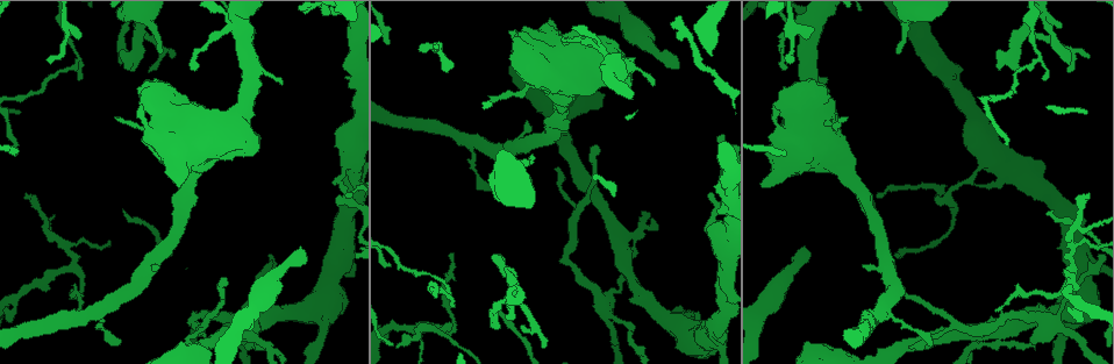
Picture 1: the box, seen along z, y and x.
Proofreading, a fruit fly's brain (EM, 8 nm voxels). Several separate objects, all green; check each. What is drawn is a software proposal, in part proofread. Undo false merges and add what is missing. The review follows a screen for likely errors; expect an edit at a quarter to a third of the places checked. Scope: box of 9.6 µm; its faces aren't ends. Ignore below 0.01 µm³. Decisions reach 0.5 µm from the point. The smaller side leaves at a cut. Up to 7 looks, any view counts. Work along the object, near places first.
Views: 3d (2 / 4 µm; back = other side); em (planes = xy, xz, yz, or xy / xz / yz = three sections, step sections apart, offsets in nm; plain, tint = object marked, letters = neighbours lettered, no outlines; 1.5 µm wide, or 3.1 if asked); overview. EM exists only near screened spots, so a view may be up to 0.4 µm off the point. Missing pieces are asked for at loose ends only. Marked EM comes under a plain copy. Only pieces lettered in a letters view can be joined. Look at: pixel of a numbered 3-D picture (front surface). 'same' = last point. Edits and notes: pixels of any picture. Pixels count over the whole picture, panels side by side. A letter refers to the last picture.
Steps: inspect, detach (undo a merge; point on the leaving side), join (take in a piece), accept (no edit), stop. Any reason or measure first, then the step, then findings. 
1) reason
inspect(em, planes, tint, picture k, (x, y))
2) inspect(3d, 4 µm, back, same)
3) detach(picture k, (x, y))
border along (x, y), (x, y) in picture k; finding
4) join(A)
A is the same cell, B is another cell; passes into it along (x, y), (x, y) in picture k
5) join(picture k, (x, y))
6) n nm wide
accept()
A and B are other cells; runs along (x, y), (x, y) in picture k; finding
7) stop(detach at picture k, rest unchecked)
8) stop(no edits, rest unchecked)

sudden change in width
inspect(em, planes, letters, picture 1, (268, 344))

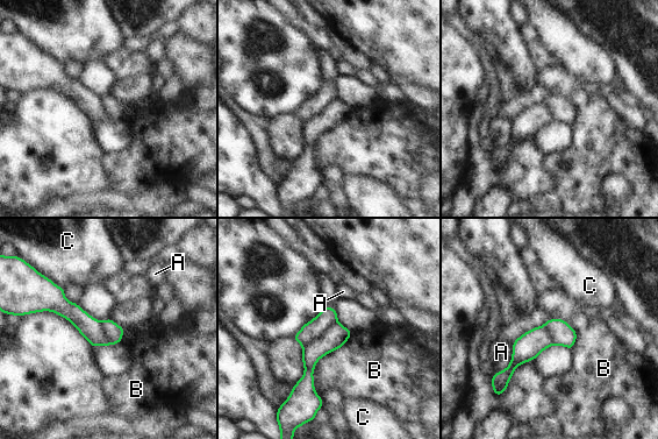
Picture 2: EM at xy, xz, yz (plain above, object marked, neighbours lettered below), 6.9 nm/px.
170 nm wide
detach(picture 2, (335, 337))
A, B and C are other cells; the part that leaves runs along (336, 325), (309, 359), (316, 398) in picture 2; a second cell is stuck on

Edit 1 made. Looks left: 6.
free end
inspect(3d, 4 µm, picture 1, (671, 63))

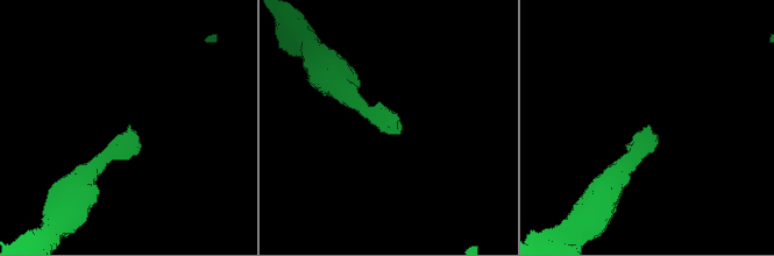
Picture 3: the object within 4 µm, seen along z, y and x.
now the EM
inspect(em, planes, letters, picture 3, (394, 130))

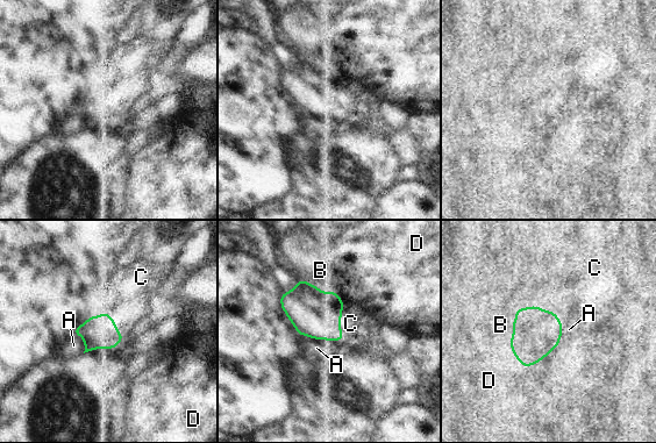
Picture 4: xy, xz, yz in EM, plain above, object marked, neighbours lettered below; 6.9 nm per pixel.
220 nm wide
join(C)
C is the same cell, A, B and D are other cells; passes into it along (313, 313), (340, 322), (350, 323) in picture 4; it goes on there

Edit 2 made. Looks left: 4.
see it whole again
inspect(overview)

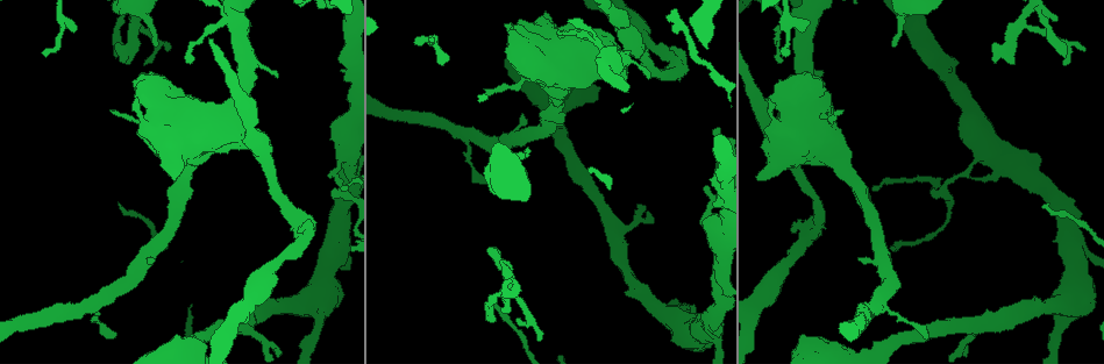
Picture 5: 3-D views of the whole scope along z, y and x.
narrows sharply
inspect(3d, 4 µm, picture 5, (97, 323))

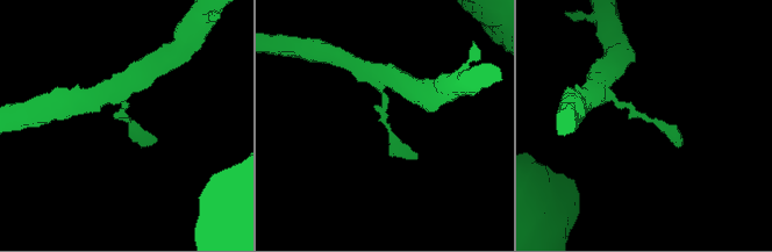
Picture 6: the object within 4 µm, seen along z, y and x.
inspect(em, planes, letters, picture 6, (654, 122))

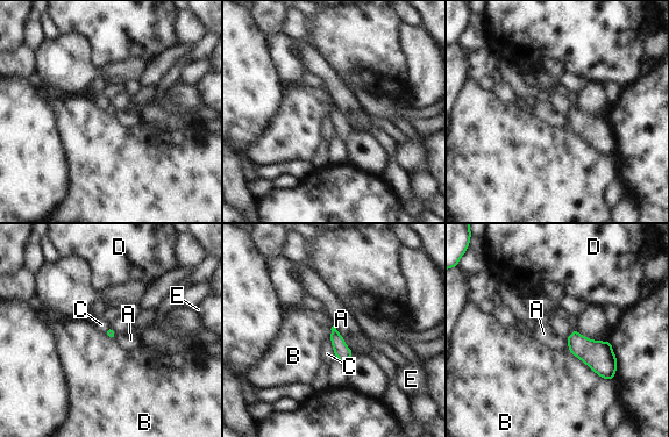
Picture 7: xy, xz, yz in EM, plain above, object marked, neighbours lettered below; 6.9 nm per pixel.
accept()
A, B, C, D and E are other cells; border along (568, 350), (599, 375), (611, 380) in picture 7; one cell here

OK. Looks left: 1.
stop(detach at picture 2, join at picture 4, rest unchecked)

